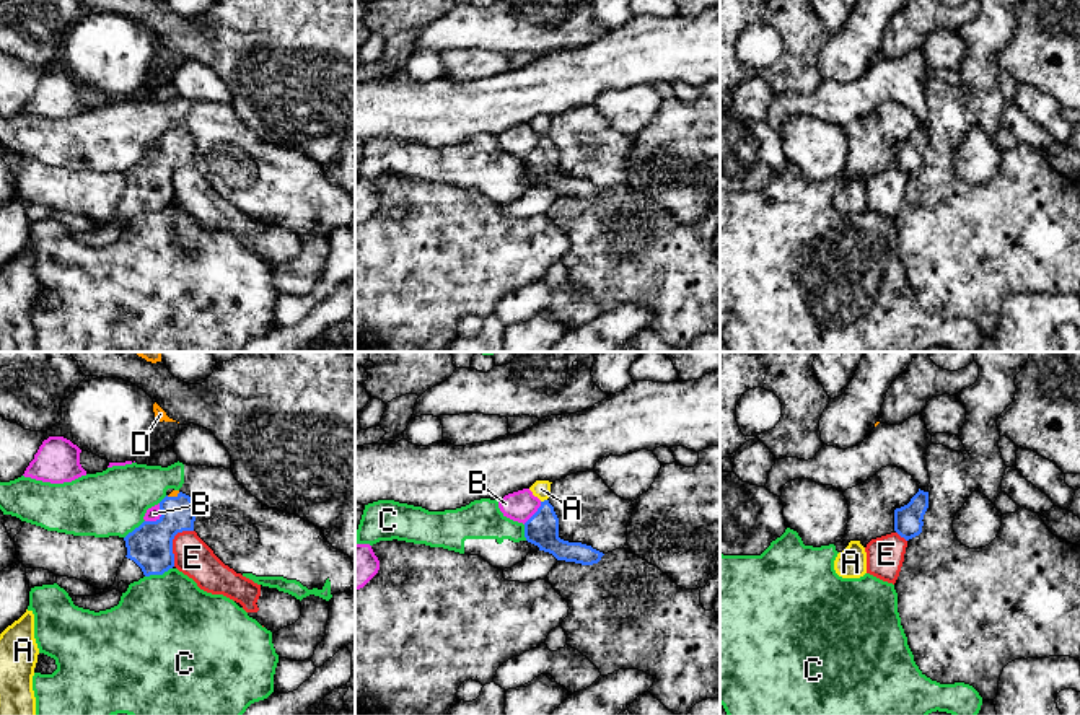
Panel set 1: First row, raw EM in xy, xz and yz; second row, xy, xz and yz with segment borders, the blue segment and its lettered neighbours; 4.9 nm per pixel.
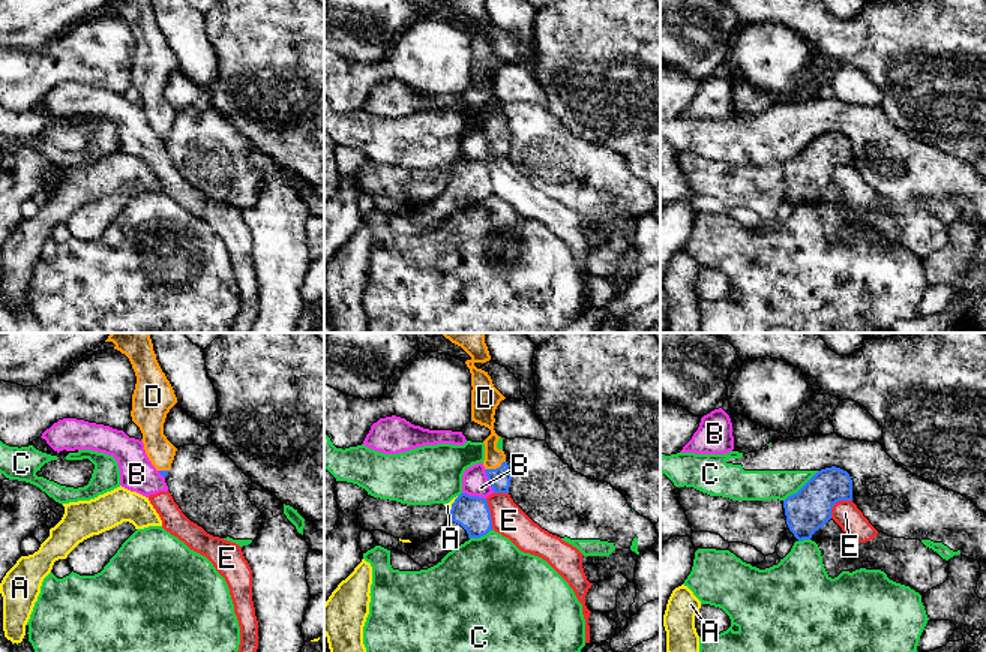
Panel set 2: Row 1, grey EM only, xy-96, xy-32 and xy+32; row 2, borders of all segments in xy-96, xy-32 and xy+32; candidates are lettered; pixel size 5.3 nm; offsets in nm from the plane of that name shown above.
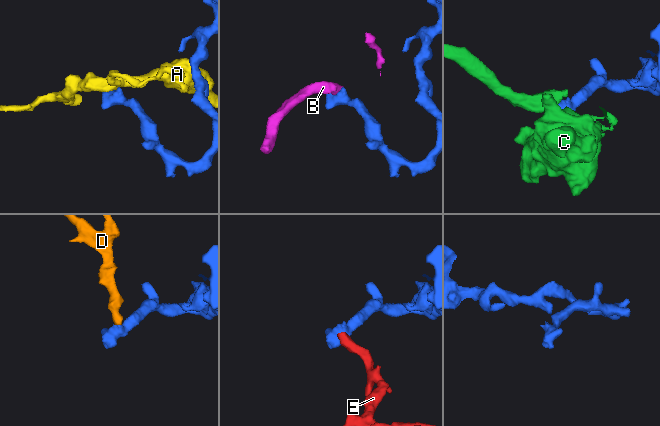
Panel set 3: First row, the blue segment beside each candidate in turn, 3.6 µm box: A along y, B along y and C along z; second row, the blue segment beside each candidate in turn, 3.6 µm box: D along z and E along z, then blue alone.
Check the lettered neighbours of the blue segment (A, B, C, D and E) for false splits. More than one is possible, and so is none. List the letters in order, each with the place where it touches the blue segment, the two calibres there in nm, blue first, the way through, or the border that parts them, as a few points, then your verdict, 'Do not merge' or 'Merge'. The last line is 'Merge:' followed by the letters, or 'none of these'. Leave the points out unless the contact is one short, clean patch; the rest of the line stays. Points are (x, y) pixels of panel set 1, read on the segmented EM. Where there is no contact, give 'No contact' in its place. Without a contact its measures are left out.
A: Touches blue at xz (544, 500). Thickness 160 nm (blue) against 90 nm. Boundary: xz (546, 499), (541, 502). Do not merge
B: Touches blue at xy (160, 517). Thickness 220 nm (blue) against 70 nm. Boundary: xy (160, 504), (160, 515), (155, 520), (145, 521). Do not merge
C: Touches blue at xy (158, 574). Thickness 220 nm (blue) against 500 nm. Do not merge
D: Touches blue at xy (173, 497). Thickness 200 nm (blue) against 30 nm. Path across: xy (152, 543), (173, 520), (173, 497), (175, 492). Merge
E: Touches blue at xy (171, 543). Thickness 220 nm (blue) against 180 nm. Boundary: xy (193, 530), (183, 530), (175, 536), (173, 565). Do not merge
Merge: D

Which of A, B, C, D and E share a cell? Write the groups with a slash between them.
A / B E / C / D

